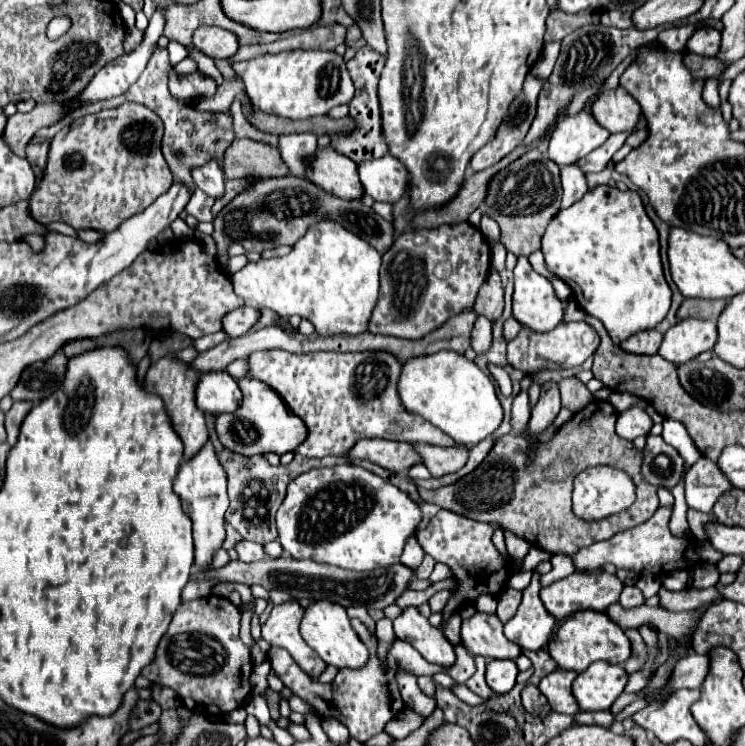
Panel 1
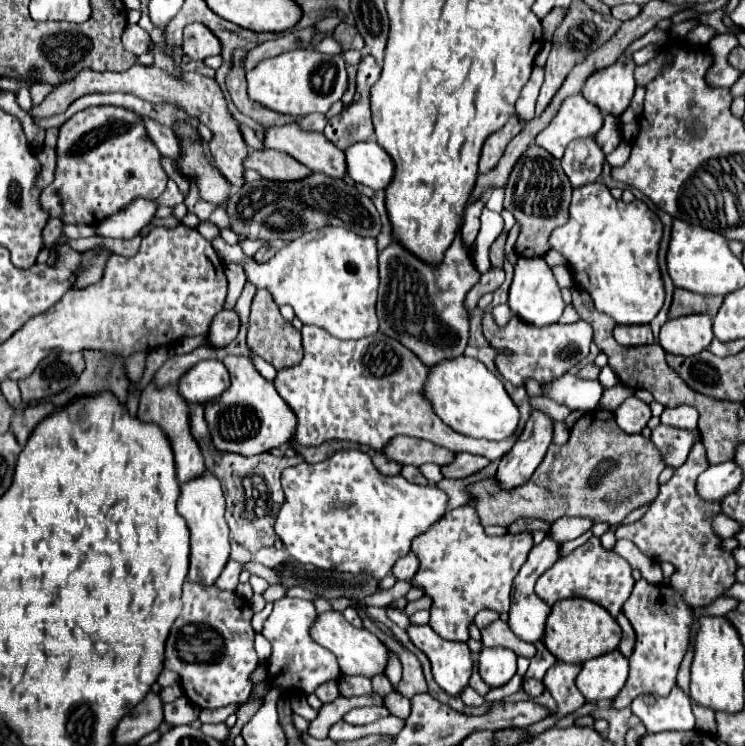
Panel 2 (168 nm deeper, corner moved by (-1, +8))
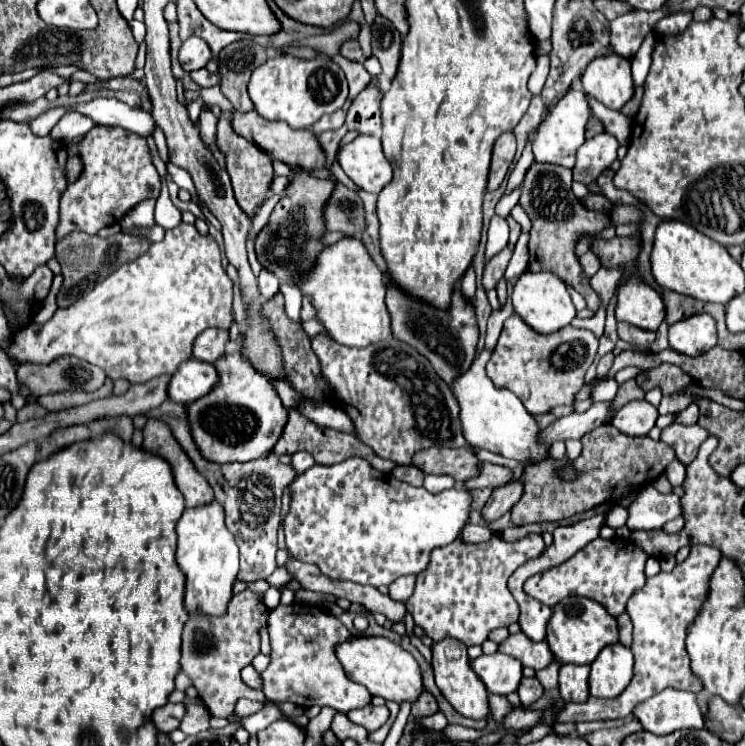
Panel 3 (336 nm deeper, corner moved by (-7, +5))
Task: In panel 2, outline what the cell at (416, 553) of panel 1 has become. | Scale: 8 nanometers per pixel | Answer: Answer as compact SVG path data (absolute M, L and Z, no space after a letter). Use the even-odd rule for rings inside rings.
M409 550L409 554L401 556L401 558L395 562L393 574L395 574L399 580L411 580L411 578L415 576L417 568L419 568L419 560L417 560L415 552Z

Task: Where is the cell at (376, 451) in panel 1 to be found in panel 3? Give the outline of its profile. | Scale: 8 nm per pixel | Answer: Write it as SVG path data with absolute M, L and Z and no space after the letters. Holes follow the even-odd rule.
M449 447L449 449L427 449L415 453L413 465L423 473L449 475L459 483L465 483L479 475L481 463L479 459L465 447Z

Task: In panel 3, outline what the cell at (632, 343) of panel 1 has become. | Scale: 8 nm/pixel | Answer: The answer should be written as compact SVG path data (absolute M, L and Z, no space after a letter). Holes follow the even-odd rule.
M617 323L617 333L619 333L619 339L623 339L625 343L629 343L637 349L649 349L649 345L655 341L653 331L643 331L629 323Z

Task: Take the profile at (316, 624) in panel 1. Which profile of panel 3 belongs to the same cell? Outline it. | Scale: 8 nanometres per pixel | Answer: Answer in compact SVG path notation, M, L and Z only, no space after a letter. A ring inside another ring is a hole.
M353 637L351 643L341 643L337 647L337 655L347 671L347 677L355 683L365 685L371 695L377 695L377 697L383 697L385 701L395 701L401 705L403 701L415 703L423 693L421 669L415 657L409 651L405 651L401 645L385 637Z

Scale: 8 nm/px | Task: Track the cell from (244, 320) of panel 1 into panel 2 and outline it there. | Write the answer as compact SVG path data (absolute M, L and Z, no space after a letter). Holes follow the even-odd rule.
M221 310L209 328L209 344L213 344L213 348L225 348L235 340L239 324L239 314L235 310Z

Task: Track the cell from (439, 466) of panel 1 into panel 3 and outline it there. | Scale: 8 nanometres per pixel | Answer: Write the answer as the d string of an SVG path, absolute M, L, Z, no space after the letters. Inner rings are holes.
M483 463L483 471L479 477L475 479L469 479L465 483L467 489L483 489L483 487L489 487L489 489L497 489L505 483L511 483L515 479L513 471L505 465L493 465L493 463Z

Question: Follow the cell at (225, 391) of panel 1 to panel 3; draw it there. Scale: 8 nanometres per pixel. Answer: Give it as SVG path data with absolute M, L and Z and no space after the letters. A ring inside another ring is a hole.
M189 359L177 367L177 371L171 375L171 381L167 385L169 399L177 403L193 403L195 399L207 395L217 383L217 371L211 363L203 363L197 359Z

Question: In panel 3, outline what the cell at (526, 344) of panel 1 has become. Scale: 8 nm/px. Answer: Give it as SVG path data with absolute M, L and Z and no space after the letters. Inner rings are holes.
M511 315L501 331L493 355L485 367L497 389L515 393L531 415L551 413L557 405L573 405L575 393L583 387L583 377L597 353L597 337L587 329L567 325L543 335L531 329L519 315Z

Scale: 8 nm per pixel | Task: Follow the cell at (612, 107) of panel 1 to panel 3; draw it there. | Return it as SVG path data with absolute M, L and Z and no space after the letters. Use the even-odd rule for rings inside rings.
M617 53L595 57L581 75L583 89L589 97L601 101L609 109L621 109L635 93L631 79L631 61Z

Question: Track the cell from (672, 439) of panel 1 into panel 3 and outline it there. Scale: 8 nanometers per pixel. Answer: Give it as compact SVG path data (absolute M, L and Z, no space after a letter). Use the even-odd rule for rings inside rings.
M695 403L689 405L685 411L677 413L677 421L683 425L693 425L693 423L697 423L697 419L699 419L699 407Z

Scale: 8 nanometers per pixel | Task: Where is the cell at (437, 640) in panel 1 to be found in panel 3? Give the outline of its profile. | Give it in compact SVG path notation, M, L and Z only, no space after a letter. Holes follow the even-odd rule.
M443 639L433 645L433 671L435 671L435 683L443 697L451 703L451 707L469 719L487 719L489 709L489 693L485 683L471 671L469 667L469 655L467 645L459 643L457 639Z

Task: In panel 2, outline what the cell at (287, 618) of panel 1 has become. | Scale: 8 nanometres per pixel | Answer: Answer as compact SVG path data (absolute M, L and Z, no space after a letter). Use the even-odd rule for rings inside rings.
M281 598L273 604L271 616L263 624L263 636L271 642L273 652L267 660L267 674L271 684L279 684L283 692L297 690L303 694L315 692L315 688L327 680L333 680L339 676L339 666L335 656L315 644L309 636L309 628L313 620L317 618L315 606L309 600L297 600L297 598Z

